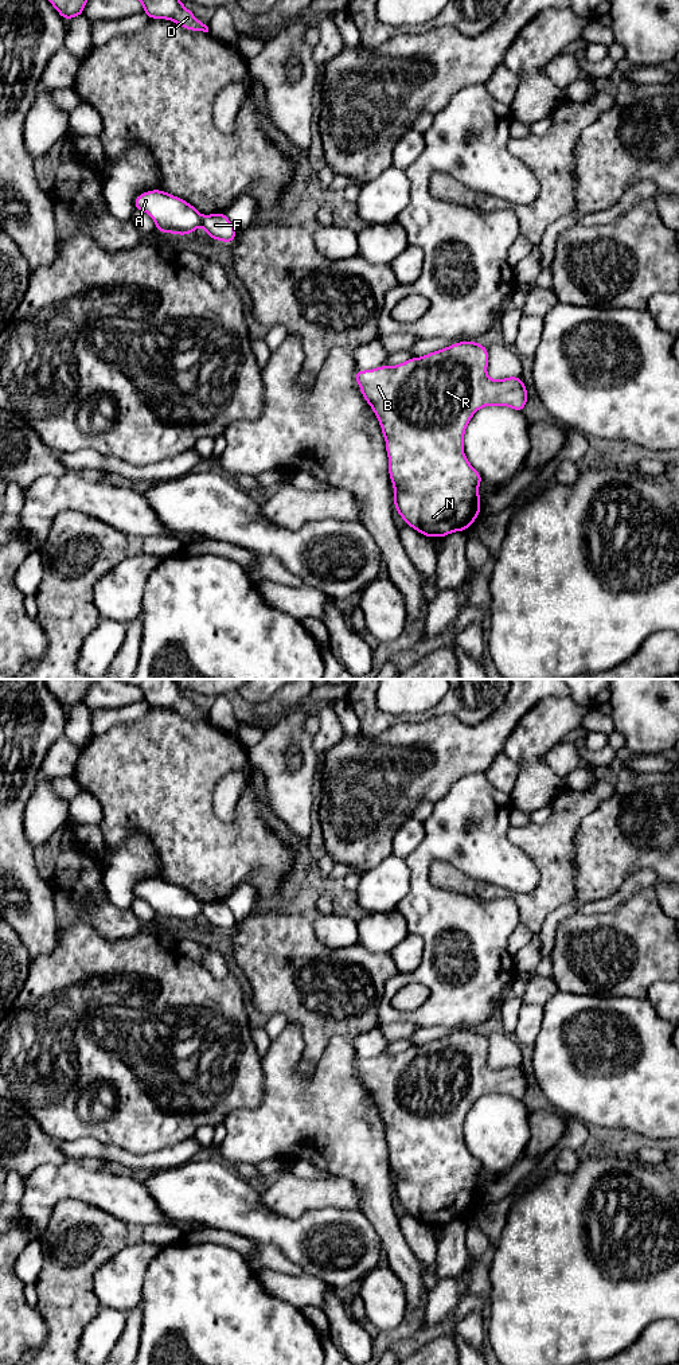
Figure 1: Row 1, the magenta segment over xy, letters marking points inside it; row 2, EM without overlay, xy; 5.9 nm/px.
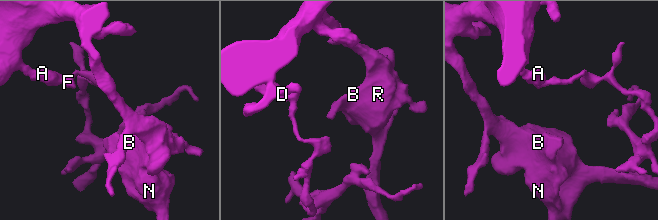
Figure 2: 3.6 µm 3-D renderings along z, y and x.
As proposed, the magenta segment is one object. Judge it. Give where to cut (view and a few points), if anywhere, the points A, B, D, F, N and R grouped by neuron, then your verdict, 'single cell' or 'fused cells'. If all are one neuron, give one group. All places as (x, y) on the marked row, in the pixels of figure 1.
cut xy (203, 217), (201, 225); groups A B D N R / F; fused cells

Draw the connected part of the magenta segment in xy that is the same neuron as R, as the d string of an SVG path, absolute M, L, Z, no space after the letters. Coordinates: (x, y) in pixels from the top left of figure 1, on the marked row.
M458 342L401 364L355 371L355 381L375 413L386 441L395 511L407 526L428 538L444 538L454 531L465 531L481 515L479 484L483 477L464 455L464 433L473 414L484 406L495 405L522 412L527 403L528 391L520 377L491 379L487 367L487 347L477 342Z

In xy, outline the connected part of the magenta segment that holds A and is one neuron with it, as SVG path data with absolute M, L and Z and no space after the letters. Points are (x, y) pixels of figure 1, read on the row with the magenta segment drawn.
M161 190L136 196L134 208L149 214L160 233L187 235L203 225L203 215L192 204Z

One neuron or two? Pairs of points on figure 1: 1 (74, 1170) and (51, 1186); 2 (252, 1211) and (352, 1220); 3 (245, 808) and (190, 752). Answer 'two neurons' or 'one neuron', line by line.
1: one neuron
2: one neuron
3: one neuron

